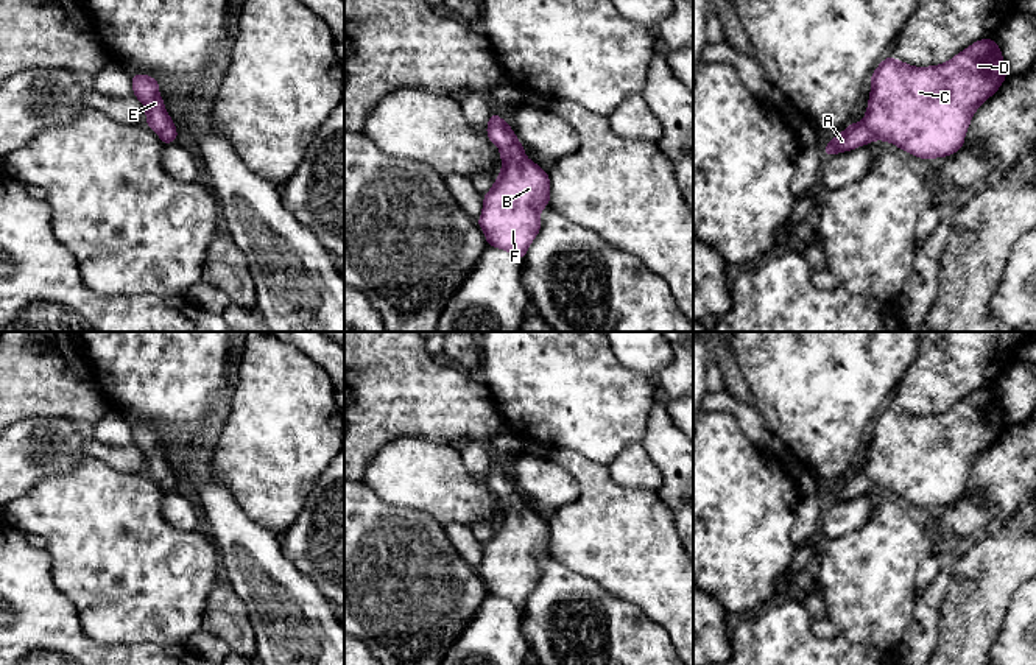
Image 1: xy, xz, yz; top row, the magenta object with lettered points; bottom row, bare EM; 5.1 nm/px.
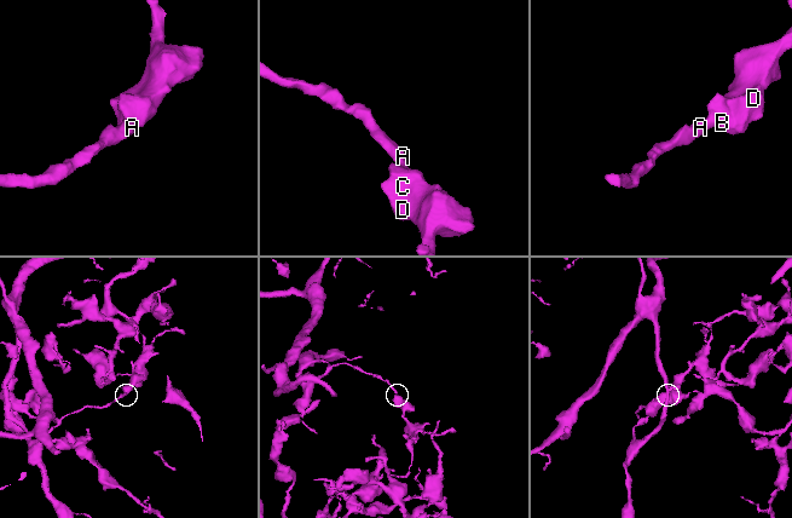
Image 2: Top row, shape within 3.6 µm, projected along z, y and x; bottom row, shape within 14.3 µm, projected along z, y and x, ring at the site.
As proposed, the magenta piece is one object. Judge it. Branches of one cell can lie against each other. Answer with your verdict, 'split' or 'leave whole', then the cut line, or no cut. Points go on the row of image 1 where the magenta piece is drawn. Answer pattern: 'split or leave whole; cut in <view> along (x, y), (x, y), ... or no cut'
leave whole; no cut

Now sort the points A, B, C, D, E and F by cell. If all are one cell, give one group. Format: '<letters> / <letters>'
A B C D E F

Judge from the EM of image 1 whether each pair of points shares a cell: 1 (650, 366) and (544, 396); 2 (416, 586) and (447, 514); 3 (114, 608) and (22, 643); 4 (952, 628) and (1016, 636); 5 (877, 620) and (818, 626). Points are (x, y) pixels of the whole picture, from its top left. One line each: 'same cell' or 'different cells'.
1: different cells
2: different cells
3: different cells
4: different cells
5: different cells

